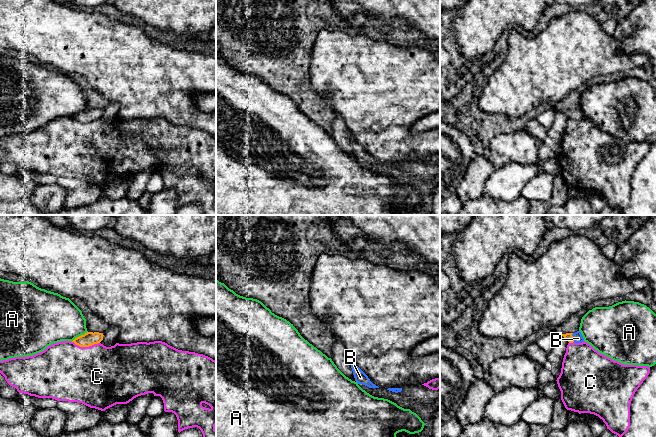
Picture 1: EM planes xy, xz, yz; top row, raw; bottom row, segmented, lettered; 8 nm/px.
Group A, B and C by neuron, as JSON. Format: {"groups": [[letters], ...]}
{"groups": [["A"], ["B"], ["C"]]}

